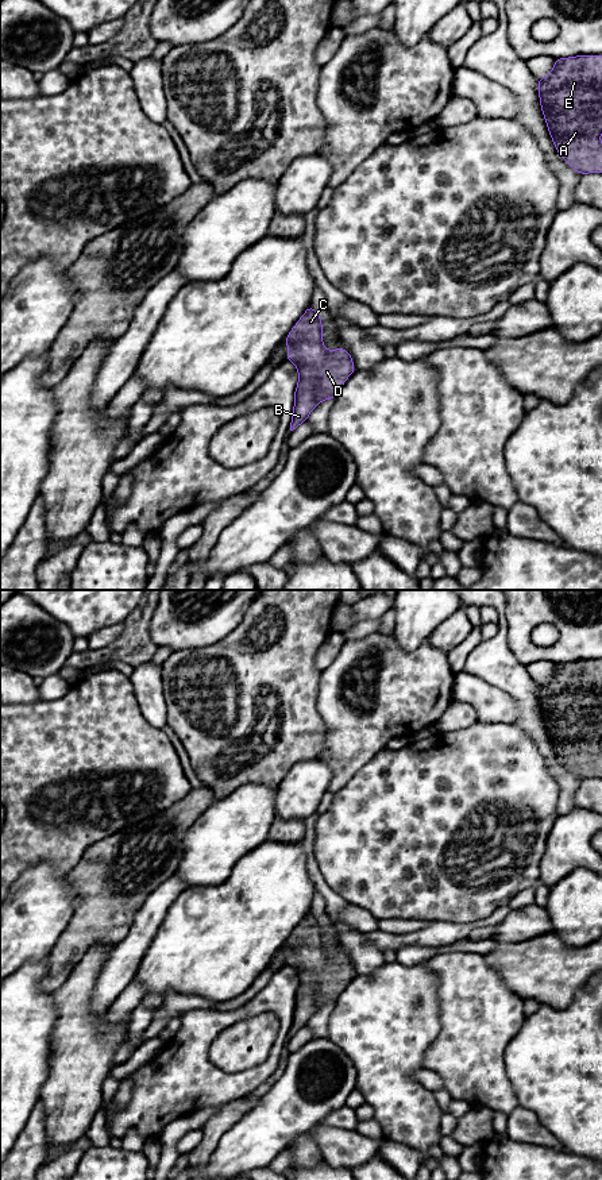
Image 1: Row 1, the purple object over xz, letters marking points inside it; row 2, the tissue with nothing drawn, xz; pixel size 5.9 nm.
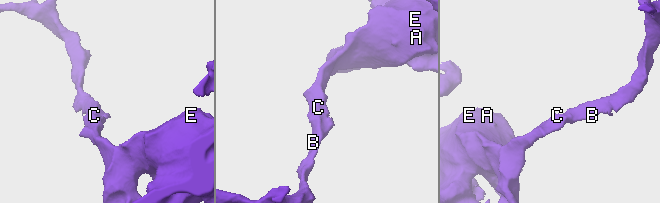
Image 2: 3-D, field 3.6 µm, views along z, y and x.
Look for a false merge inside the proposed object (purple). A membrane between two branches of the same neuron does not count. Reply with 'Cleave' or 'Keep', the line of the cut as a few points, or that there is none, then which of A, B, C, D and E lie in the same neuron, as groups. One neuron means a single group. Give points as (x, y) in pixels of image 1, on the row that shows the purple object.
Keep. No split. Groups: A B C D E

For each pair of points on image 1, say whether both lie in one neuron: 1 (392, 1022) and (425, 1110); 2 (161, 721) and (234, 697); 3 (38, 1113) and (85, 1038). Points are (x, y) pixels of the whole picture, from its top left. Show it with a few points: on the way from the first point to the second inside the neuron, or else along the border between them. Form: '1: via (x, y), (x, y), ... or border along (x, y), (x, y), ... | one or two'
1: via (392, 1044), (392, 1076), (404, 1088) | one
2: border along (162, 689), (168, 724) | two
3: border along (37, 1102), (43, 1110), (46, 1137) | two

